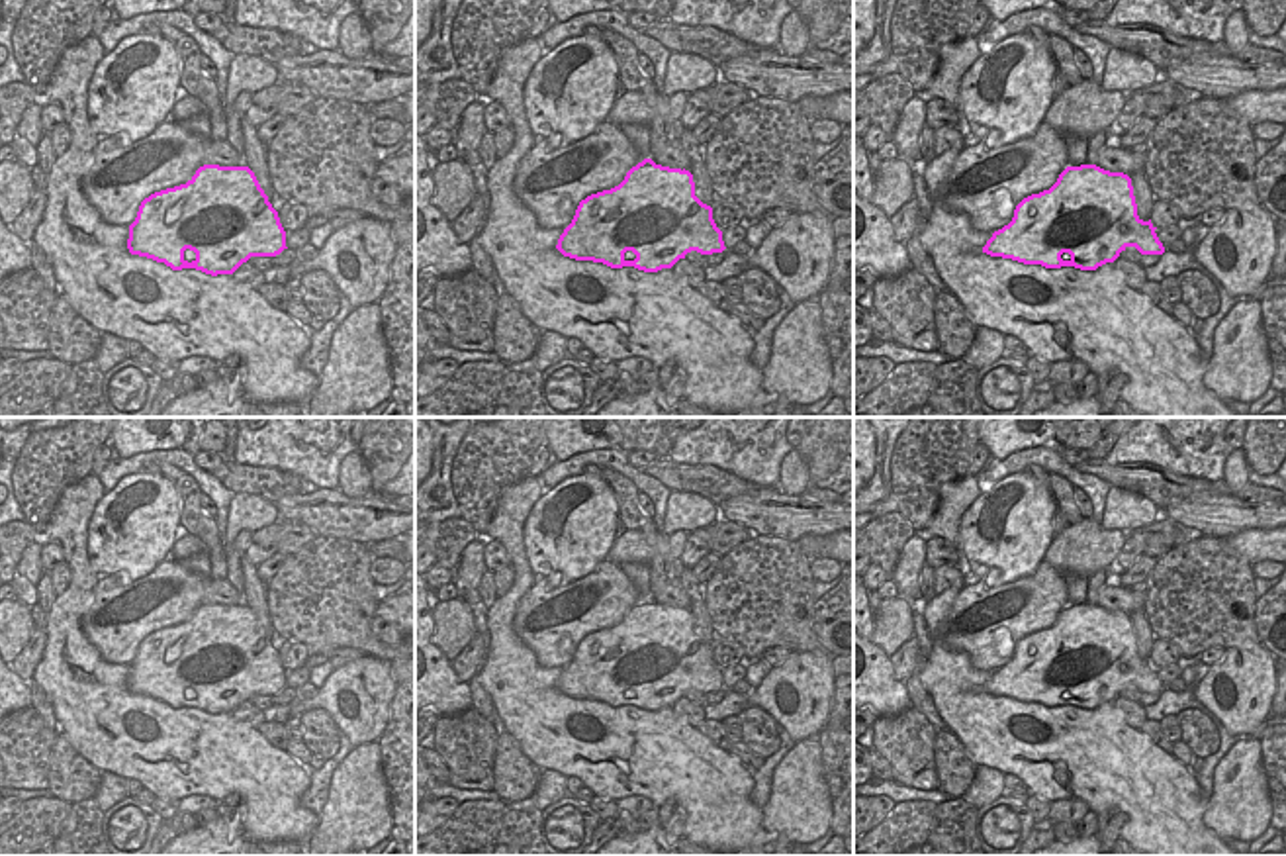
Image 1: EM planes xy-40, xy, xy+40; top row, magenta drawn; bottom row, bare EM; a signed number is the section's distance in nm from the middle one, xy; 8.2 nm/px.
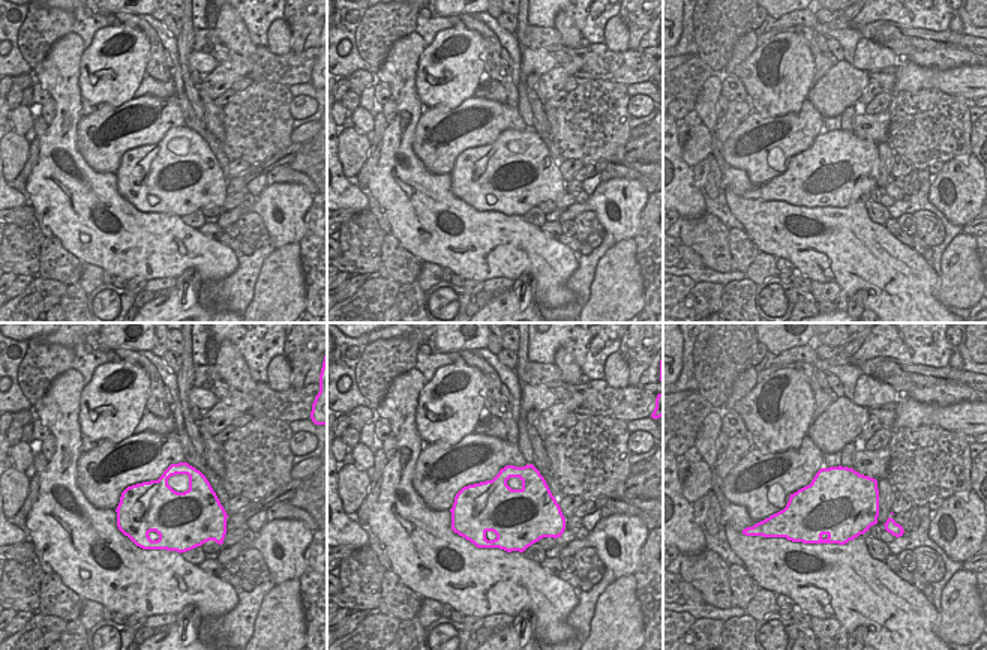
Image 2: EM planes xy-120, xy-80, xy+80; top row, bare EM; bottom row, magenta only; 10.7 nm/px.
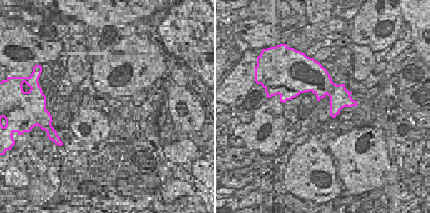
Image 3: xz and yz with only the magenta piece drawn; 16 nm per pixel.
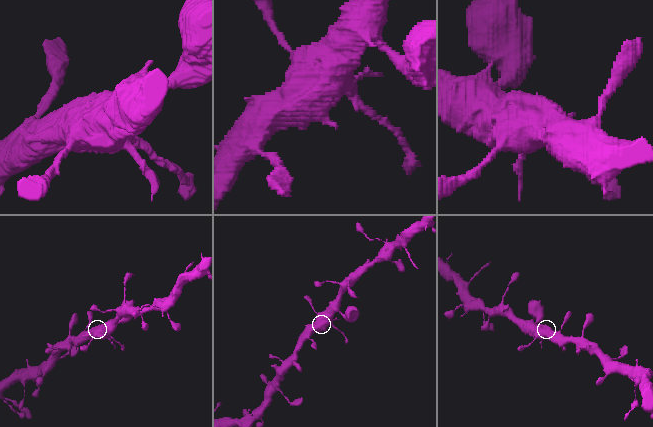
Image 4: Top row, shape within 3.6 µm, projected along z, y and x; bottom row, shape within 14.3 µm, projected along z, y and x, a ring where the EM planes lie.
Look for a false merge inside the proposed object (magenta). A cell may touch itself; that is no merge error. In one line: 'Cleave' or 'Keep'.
Keep.

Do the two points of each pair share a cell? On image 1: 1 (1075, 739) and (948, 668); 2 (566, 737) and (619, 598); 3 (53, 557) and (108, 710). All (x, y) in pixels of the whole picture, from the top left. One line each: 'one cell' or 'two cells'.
1: one cell
2: two cells
3: two cells

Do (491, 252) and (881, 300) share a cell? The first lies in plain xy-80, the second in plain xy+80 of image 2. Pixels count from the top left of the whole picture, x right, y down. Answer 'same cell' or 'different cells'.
same cell

